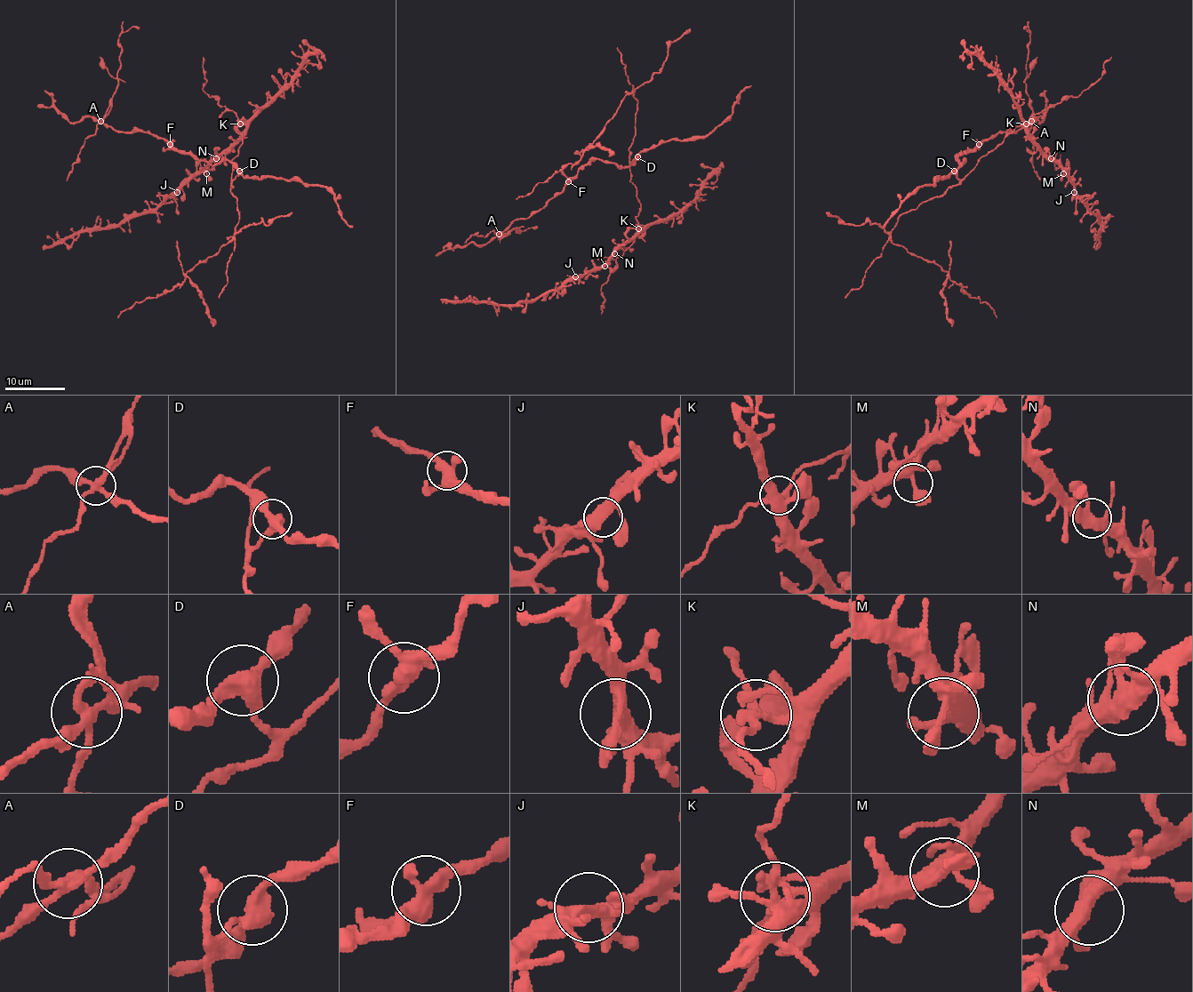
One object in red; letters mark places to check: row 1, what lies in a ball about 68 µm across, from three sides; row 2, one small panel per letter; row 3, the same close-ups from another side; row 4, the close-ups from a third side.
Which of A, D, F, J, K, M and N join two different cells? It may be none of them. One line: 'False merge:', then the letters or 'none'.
False merge: A, D, K

